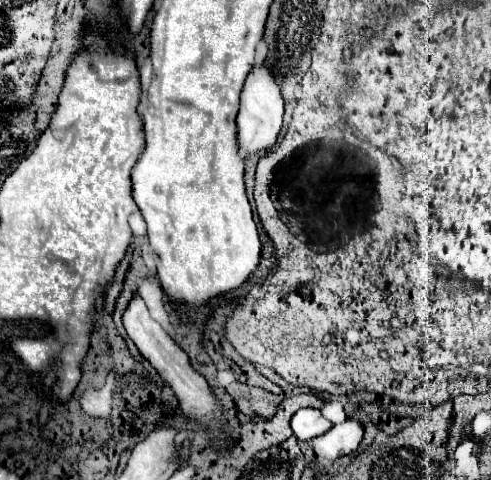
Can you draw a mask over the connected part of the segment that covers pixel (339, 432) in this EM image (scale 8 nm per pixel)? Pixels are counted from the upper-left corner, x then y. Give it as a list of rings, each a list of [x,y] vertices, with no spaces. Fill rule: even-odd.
[[[346,419],[344,423],[334,425],[328,433],[312,439],[314,455],[326,459],[338,459],[350,455],[362,441],[362,435],[364,435],[362,425],[356,419]]]

